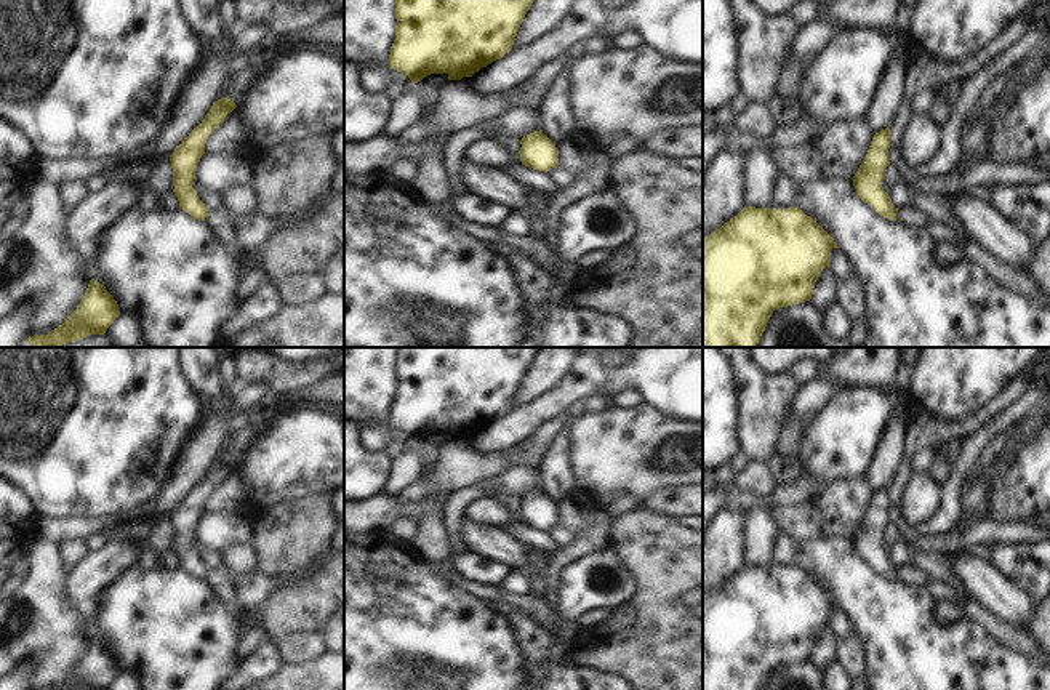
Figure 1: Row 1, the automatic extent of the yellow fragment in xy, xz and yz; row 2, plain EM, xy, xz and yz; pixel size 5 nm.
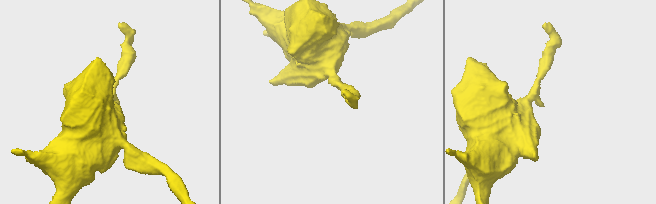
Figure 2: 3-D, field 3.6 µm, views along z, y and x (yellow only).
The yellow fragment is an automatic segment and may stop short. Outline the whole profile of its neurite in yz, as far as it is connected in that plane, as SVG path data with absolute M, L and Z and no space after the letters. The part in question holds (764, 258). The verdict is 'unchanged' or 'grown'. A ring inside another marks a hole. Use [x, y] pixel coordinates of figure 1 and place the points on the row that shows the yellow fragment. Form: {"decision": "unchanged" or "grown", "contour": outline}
{"decision": "unchanged", "contour": "M746 207L719 231L703 239L703 347L757 347L767 322L779 307L812 299L815 282L831 267L834 239L799 207Z"}

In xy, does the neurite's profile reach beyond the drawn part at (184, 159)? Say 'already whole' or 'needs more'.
already whole

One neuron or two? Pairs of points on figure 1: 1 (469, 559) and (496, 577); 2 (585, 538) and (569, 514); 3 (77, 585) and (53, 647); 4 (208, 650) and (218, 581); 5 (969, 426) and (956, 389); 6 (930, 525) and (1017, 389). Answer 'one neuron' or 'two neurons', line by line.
1: one neuron
2: two neurons
3: two neurons
4: two neurons
5: two neurons
6: two neurons

